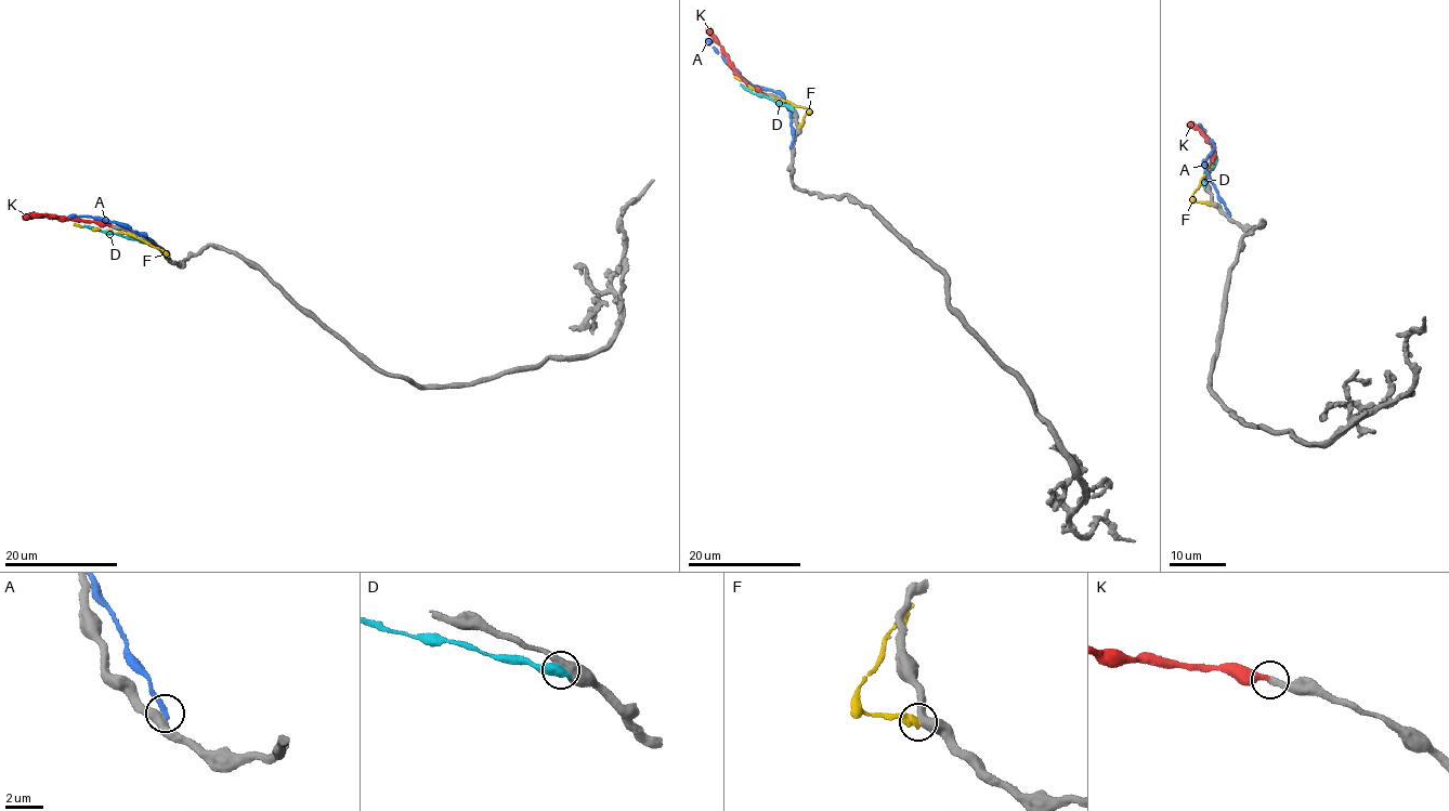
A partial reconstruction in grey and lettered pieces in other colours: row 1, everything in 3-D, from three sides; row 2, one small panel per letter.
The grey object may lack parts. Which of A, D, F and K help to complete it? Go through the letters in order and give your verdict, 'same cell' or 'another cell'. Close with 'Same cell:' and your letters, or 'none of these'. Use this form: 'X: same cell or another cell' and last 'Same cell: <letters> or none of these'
A: another cell
D: another cell
F: another cell
K: same cell
Same cell: K

